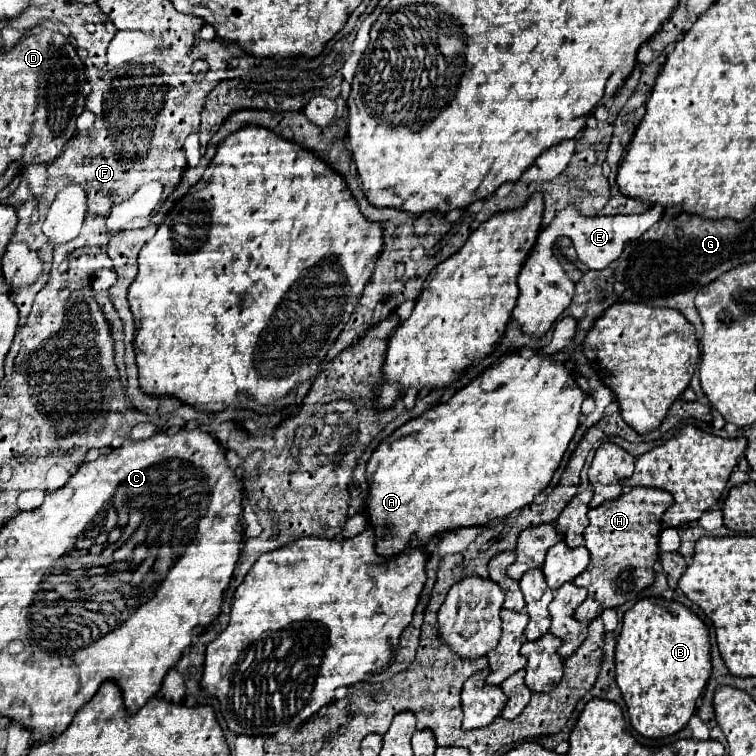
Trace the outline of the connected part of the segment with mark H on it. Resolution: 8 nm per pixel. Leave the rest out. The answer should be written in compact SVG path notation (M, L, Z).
M633 487L615 501L607 501L589 509L589 527L585 529L585 547L591 553L591 563L573 581L579 587L587 587L589 595L583 605L575 609L575 619L589 623L605 609L619 607L625 601L635 599L655 579L653 565L659 555L661 517L673 505L673 495L663 489Z

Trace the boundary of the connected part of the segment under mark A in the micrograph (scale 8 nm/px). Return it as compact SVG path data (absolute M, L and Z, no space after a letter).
M509 351L503 357L499 357L489 369L485 369L483 373L479 373L479 377L475 377L469 385L465 385L463 389L459 389L449 401L435 405L433 409L425 411L421 417L407 421L405 425L401 425L393 435L389 435L387 439L381 441L381 445L375 449L375 453L371 455L369 463L367 463L367 481L369 481L369 497L367 497L367 511L369 511L369 523L375 527L375 545L377 545L377 553L379 555L397 555L407 547L419 547L419 545L427 545L429 539L435 533L447 531L447 529L455 529L455 527L473 527L473 525L485 525L495 517L505 517L515 509L523 509L525 505L533 503L533 497L537 493L541 493L555 469L559 467L563 453L567 451L577 427L579 427L579 417L581 417L581 403L587 399L585 391L577 385L577 379L573 375L571 369L567 369L567 365L563 361L555 361L553 355L543 355L543 353L533 353L531 357L523 357L519 355L519 351Z

